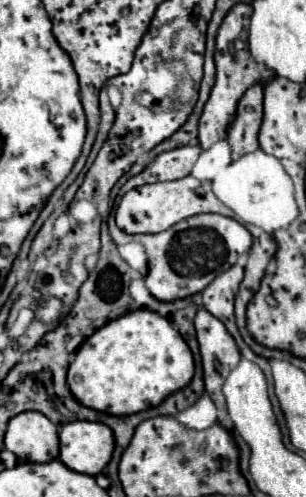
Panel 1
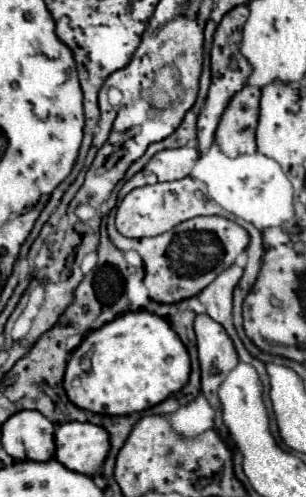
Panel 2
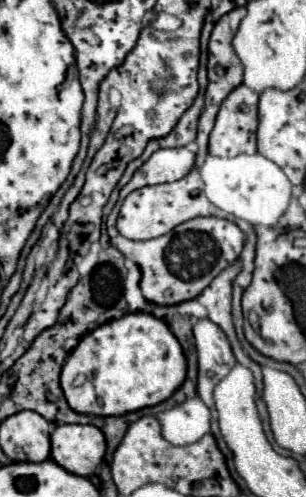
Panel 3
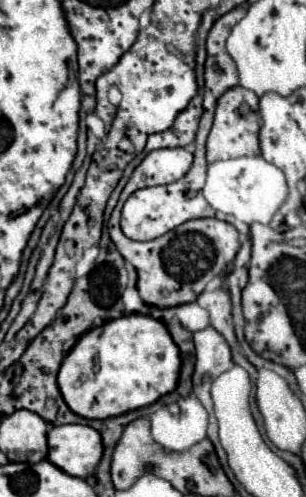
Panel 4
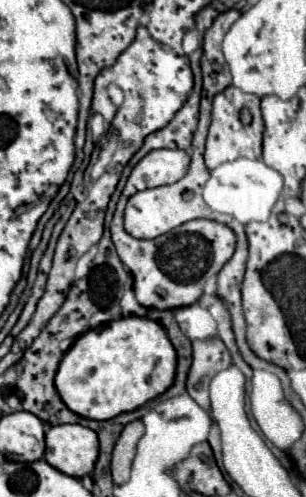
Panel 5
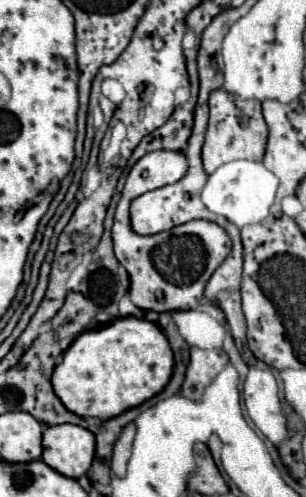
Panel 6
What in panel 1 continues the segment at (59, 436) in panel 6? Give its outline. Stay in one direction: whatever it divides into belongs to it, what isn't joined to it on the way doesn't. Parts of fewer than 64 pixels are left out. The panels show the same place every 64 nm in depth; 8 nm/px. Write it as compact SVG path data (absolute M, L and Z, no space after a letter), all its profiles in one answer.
M70 422L60 430L60 460L74 472L96 476L110 462L114 432L102 422Z

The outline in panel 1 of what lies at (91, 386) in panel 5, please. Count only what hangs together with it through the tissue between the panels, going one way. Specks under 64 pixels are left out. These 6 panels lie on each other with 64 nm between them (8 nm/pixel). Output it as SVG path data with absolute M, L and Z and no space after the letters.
M140 308L108 322L106 326L102 326L90 338L84 340L84 344L78 348L70 364L68 386L76 396L76 400L80 400L84 406L112 416L128 416L158 406L164 398L188 386L192 376L194 376L194 356L184 338L180 336L180 332L174 330L170 322L160 314Z

